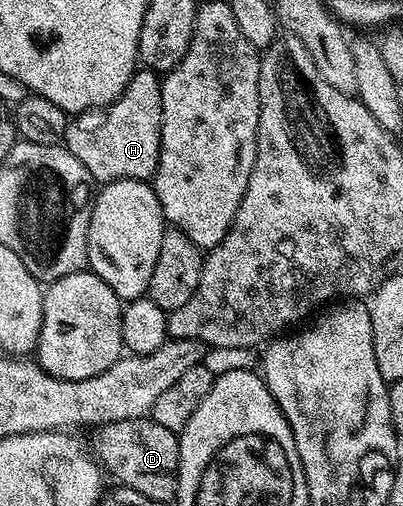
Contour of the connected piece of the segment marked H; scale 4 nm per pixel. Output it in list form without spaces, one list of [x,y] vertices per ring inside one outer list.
[[[147,68],[137,69],[120,97],[110,105],[98,110],[85,110],[82,116],[69,121],[63,145],[82,164],[97,183],[117,182],[120,178],[138,178],[148,180],[155,175],[160,163],[160,133],[162,132],[162,78],[157,71]]]

